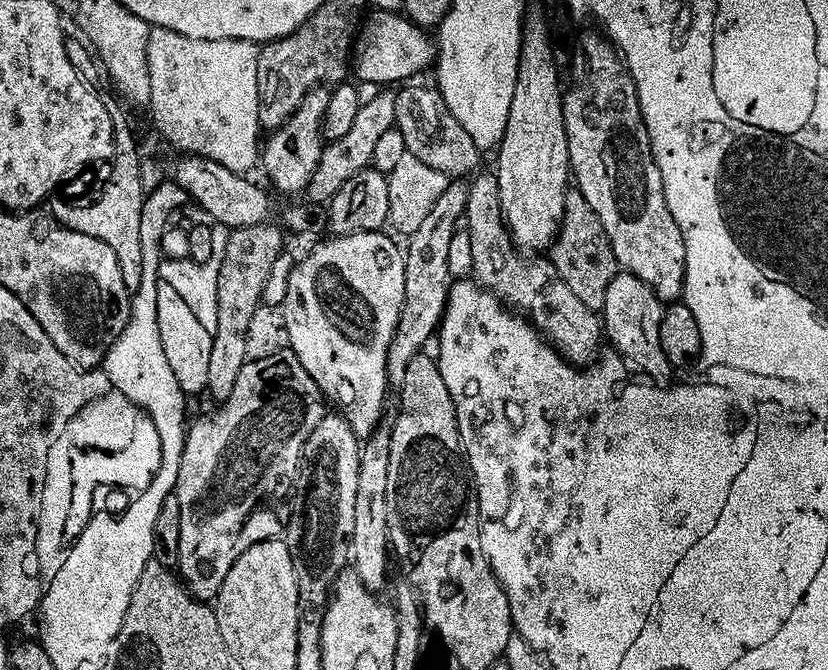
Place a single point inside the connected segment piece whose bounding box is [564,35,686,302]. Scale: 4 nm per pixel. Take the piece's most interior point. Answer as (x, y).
(611, 154)

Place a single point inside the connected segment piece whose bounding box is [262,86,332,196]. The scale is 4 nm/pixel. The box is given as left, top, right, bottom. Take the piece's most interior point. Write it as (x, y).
(290, 157)

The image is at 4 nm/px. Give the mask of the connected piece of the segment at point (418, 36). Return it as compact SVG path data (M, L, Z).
M377 11L372 15L361 27L353 45L350 66L359 83L396 86L433 67L438 58L438 48L435 41L428 38L427 31L399 13Z

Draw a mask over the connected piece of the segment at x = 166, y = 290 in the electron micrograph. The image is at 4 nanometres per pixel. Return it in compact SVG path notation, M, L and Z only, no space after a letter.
M160 280L158 284L158 325L166 360L170 363L170 368L178 378L185 395L192 396L200 392L202 394L209 382L213 335L203 329L190 306L165 280Z

